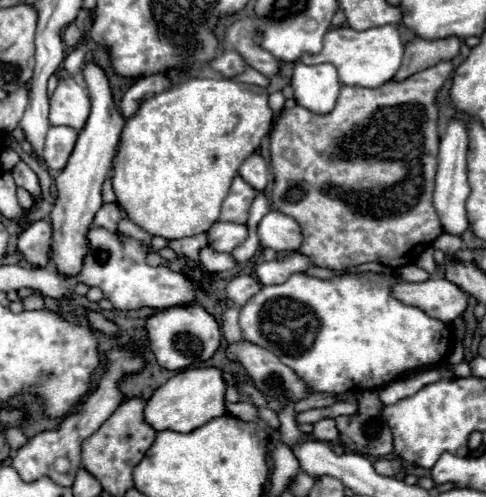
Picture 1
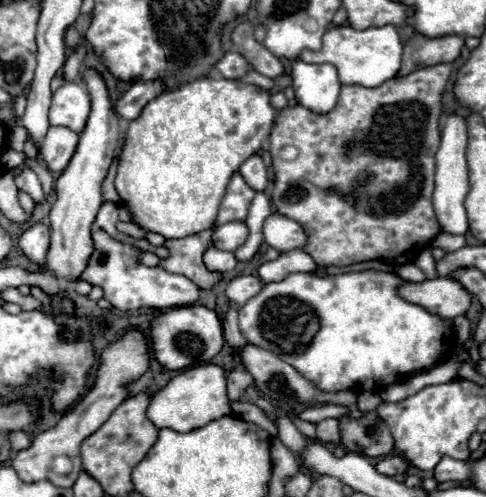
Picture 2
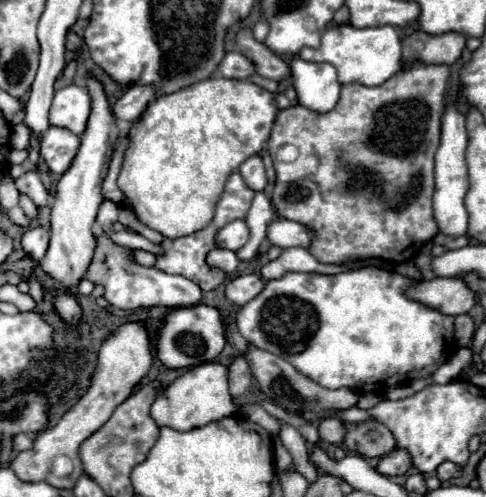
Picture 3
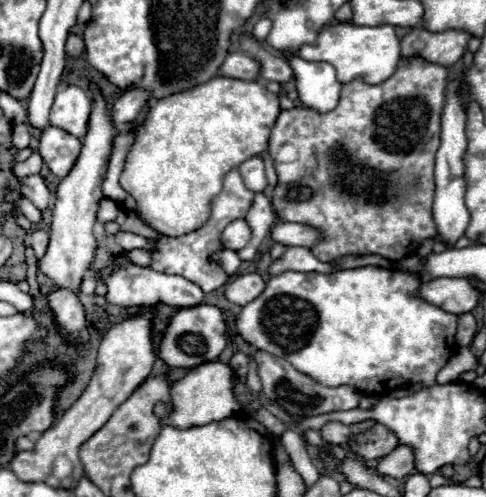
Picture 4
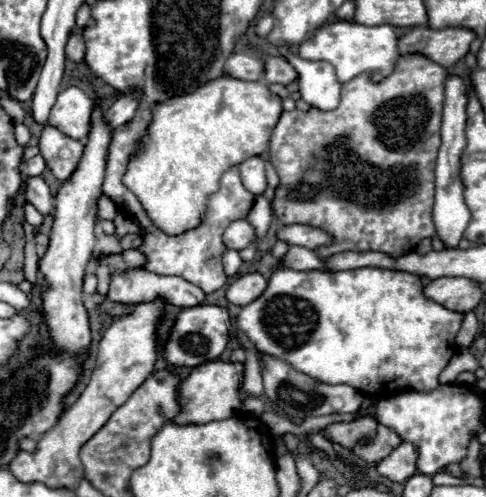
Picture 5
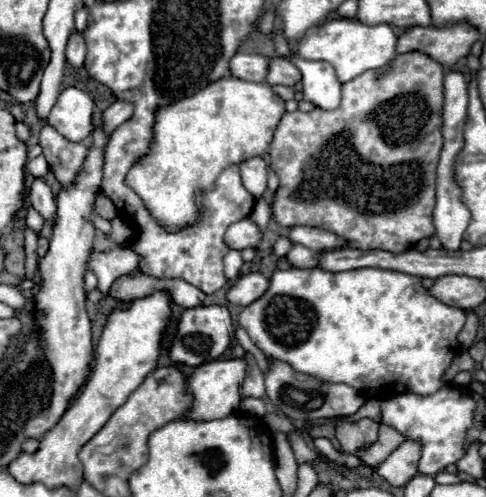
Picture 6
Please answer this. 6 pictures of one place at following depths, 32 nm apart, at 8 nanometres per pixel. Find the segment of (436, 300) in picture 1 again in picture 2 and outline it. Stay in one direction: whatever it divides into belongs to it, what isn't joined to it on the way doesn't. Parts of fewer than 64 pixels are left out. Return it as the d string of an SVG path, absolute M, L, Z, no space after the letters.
M432 278L420 284L406 282L398 286L398 296L444 320L454 320L470 308L470 294L452 278Z

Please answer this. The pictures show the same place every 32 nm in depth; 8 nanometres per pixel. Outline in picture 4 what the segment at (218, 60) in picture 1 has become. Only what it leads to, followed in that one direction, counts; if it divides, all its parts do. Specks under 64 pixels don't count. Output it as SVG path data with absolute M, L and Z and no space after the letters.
M230 52L220 66L222 76L228 78L238 78L238 80L254 80L258 78L258 64L244 52Z

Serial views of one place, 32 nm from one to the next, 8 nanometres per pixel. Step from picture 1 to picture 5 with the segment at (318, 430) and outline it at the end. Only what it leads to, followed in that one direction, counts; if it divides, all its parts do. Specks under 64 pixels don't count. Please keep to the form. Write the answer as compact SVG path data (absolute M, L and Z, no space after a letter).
M360 418L354 420L350 424L338 422L338 424L328 424L322 434L330 440L330 442L338 442L342 448L352 450L356 446L356 442L360 442L366 436L374 436L376 432L376 422L374 418Z

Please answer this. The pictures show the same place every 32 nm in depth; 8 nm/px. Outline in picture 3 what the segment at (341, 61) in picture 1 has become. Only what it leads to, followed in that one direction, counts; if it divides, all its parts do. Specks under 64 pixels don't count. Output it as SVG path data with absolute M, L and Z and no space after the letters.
M350 24L330 26L322 36L322 44L318 50L304 48L300 52L302 60L308 62L328 62L338 70L342 84L364 84L364 86L380 86L388 78L392 78L402 62L402 44L394 26L376 26L376 28L352 28Z

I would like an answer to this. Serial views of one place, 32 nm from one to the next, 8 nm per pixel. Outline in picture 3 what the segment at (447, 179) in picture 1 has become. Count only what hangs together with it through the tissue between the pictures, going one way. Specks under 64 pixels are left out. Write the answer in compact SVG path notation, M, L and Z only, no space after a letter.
M448 106L442 122L442 140L436 152L436 190L434 190L434 216L442 234L462 236L468 230L468 212L464 208L464 196L468 192L468 174L466 174L466 118L454 108Z

